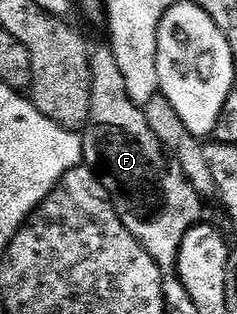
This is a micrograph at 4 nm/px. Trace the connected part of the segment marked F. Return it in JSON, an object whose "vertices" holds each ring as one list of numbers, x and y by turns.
{"vertices":[[93,47,88,57,92,73,90,74,90,114,82,132,84,141,83,163,91,168,96,176,106,186,106,194,110,194,114,210,118,210,118,218,134,234,134,238,154,258,160,267,161,276,171,277,178,268,180,247,191,228,197,227,200,220,200,204,202,198,190,186,186,174,182,174,182,166,178,166,167,155,164,148,154,138,154,130,150,130,150,122,146,122,143,107,135,104,128,97,126,84,122,79,122,70,118,67,118,58,114,58,111,47]]}

